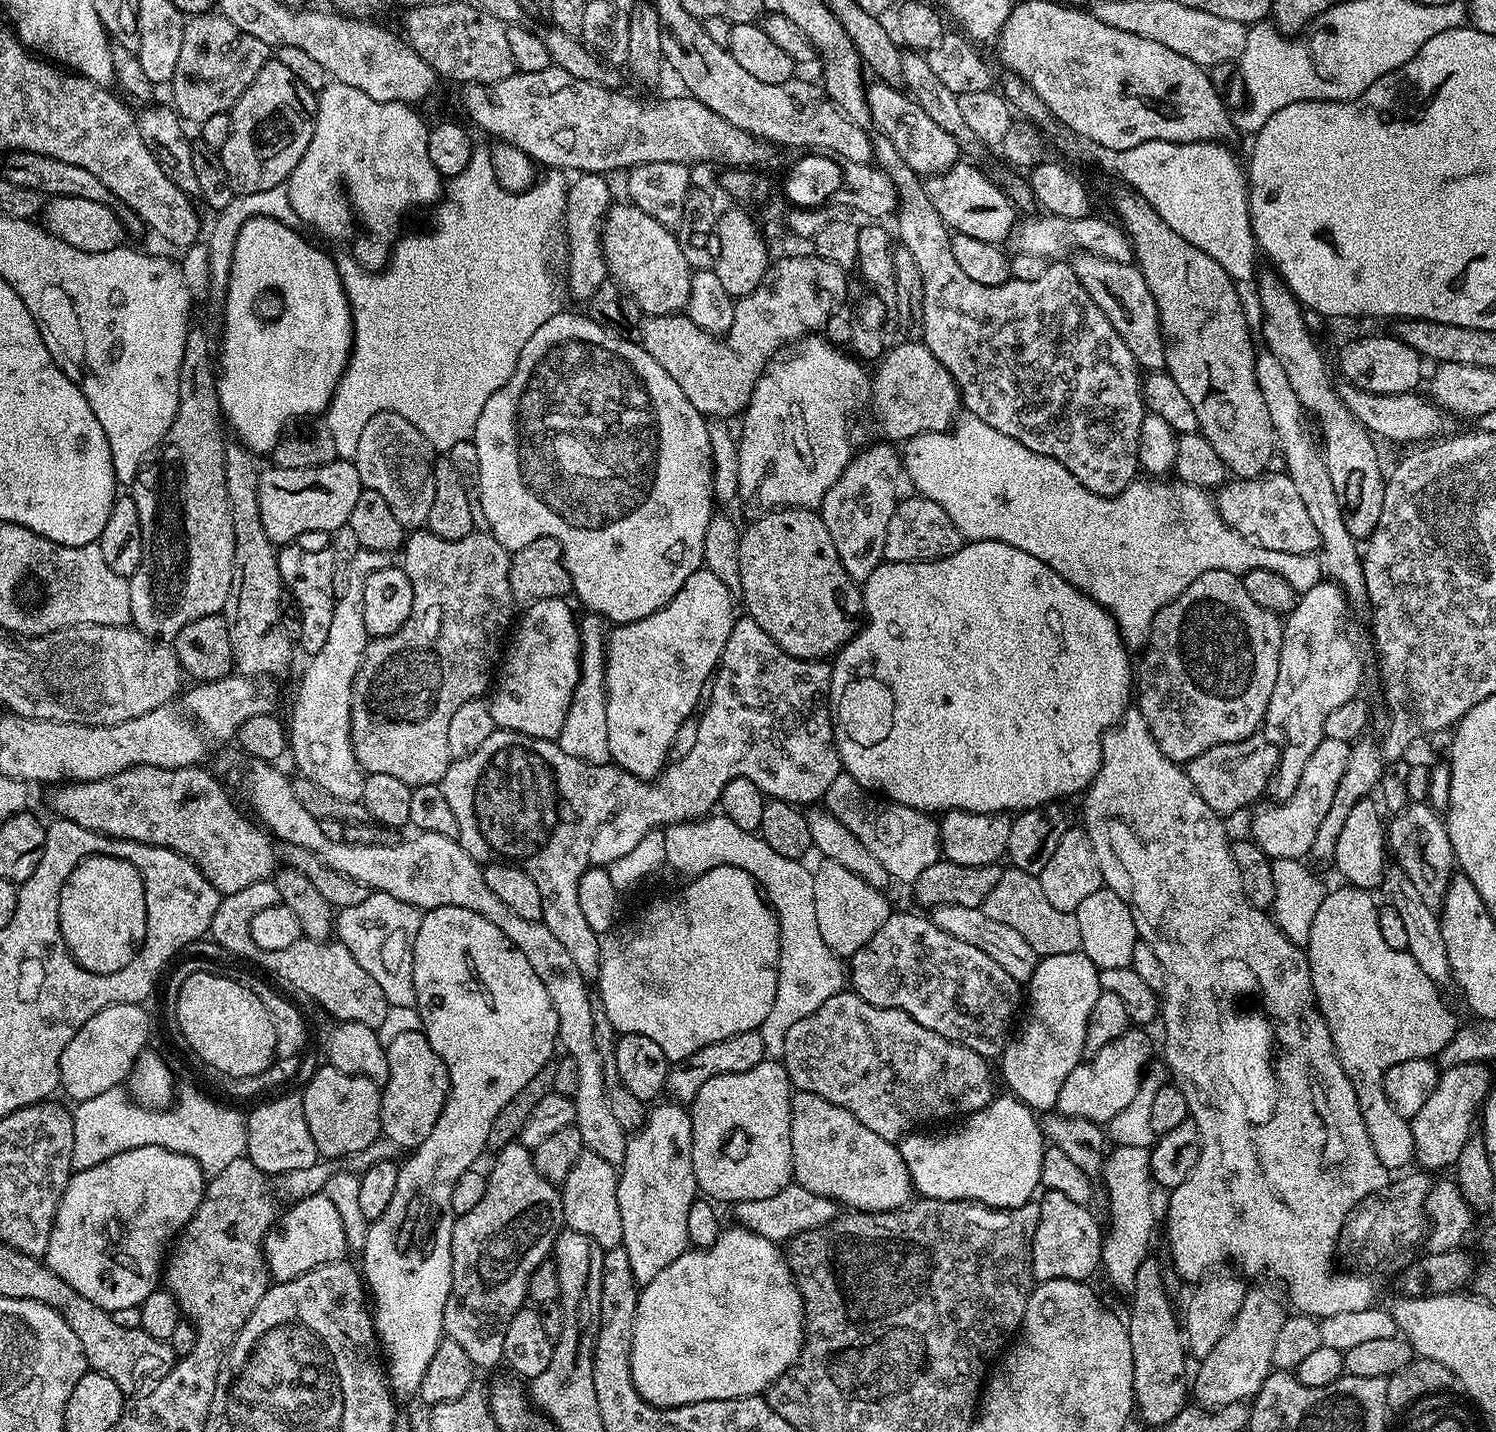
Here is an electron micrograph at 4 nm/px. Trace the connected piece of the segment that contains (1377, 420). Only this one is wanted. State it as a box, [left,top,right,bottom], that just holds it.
[1338,382,1448,444]

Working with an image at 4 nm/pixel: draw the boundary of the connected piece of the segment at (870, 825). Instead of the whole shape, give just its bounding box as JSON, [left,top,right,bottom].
[822,774,941,886]

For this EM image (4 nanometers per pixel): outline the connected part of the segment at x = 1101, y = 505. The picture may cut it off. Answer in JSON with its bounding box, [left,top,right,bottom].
[902,414,1322,649]

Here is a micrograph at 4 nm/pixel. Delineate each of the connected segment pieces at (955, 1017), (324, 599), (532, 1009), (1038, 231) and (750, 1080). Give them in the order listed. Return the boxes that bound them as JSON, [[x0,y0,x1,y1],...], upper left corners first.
[[851,911,1022,1057],[277,542,337,657],[362,906,558,1397],[1006,214,1133,264],[690,1058,793,1206]]

